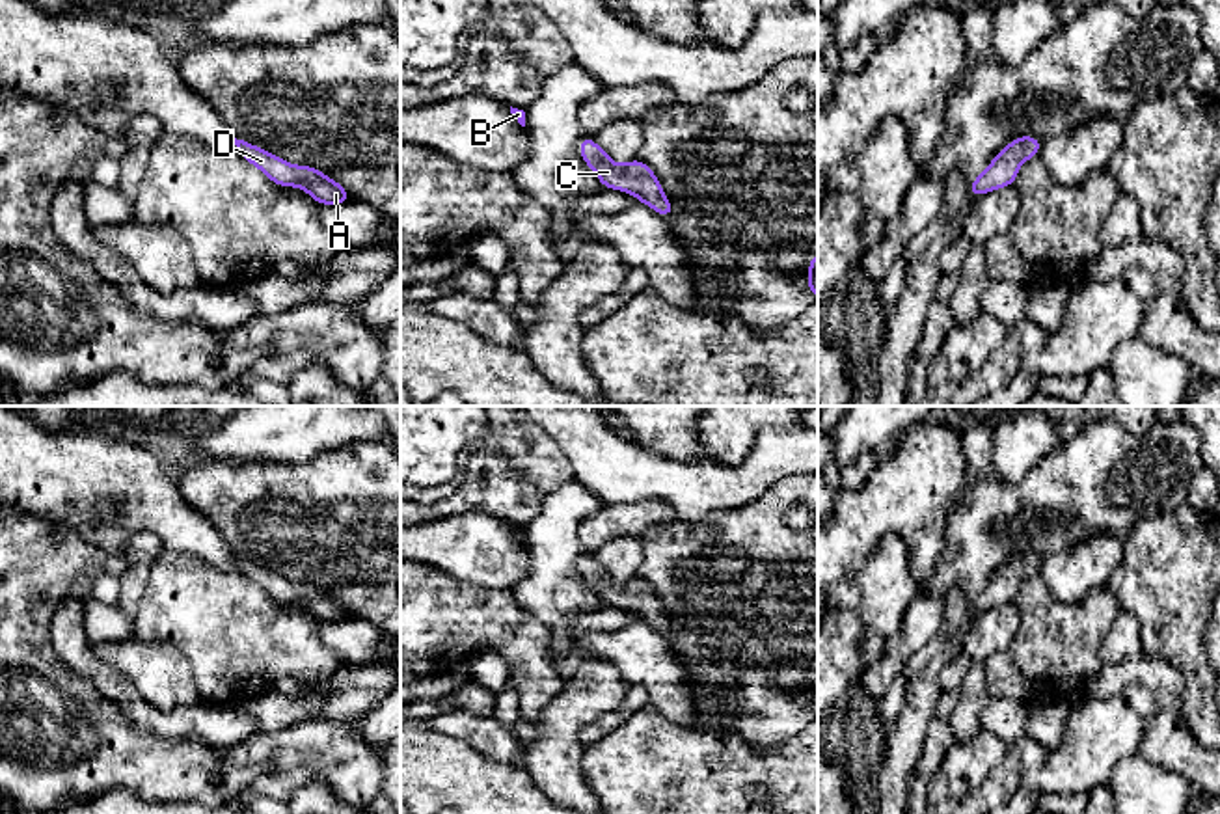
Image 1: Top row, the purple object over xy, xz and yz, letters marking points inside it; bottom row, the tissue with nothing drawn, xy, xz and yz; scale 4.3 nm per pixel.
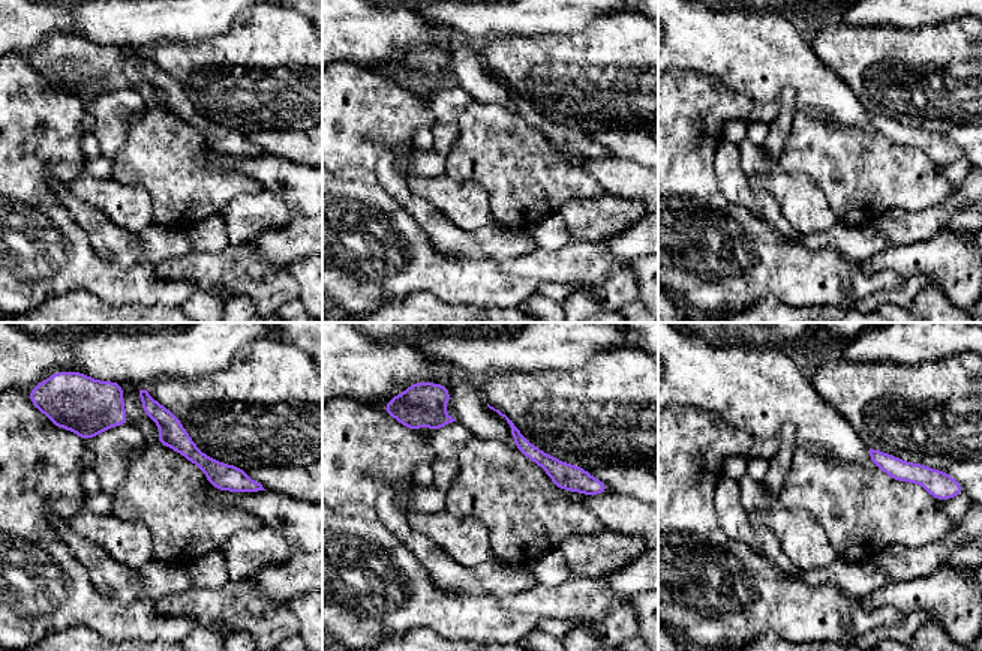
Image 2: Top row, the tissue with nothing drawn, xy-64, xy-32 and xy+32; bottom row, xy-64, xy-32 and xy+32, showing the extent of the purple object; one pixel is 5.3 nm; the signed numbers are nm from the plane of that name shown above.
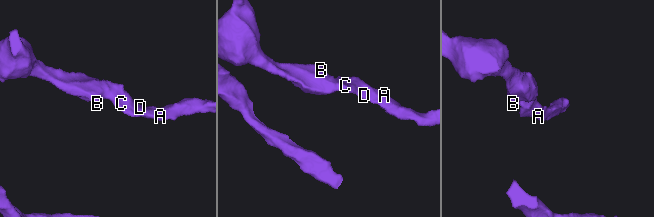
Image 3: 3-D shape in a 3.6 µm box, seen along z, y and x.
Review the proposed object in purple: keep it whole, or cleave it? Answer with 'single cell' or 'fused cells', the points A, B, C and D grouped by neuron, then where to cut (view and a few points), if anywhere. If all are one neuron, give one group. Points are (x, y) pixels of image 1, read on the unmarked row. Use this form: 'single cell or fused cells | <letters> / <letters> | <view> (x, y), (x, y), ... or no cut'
single cell | A B C D | no cut

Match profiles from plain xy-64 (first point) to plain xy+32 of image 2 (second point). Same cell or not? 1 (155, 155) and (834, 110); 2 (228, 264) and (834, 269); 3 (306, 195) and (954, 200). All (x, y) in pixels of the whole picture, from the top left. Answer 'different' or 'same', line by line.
1: different
2: different
3: different

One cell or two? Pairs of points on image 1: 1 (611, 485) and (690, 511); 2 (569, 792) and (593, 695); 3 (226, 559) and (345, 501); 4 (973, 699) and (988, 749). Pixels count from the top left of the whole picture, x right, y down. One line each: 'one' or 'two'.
1: one
2: one
3: two
4: two

